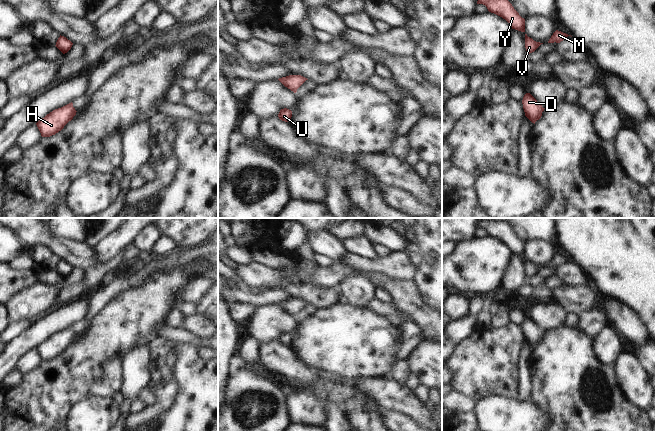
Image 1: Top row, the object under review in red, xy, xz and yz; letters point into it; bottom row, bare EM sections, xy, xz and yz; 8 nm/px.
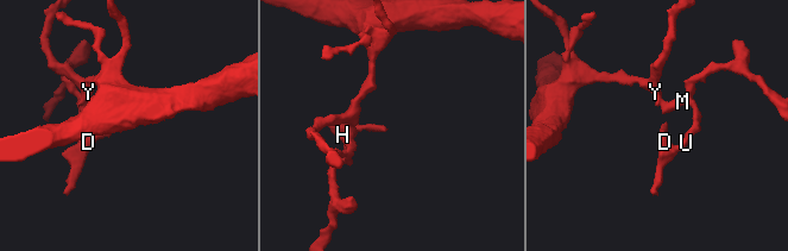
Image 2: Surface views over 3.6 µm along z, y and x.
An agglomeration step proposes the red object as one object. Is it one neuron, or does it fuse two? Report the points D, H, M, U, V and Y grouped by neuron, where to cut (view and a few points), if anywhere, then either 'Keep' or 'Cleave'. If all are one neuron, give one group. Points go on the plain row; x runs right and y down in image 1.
Groups: D H M U V Y. No split. Keep

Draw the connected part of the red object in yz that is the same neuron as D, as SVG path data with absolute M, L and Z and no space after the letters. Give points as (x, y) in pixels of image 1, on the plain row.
M526 317L522 324L525 340L535 348L542 340L545 332L530 317Z

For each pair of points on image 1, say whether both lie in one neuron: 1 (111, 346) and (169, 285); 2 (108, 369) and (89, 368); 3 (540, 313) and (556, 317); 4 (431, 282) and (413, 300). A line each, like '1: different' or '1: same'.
1: same
2: different
3: same
4: different

